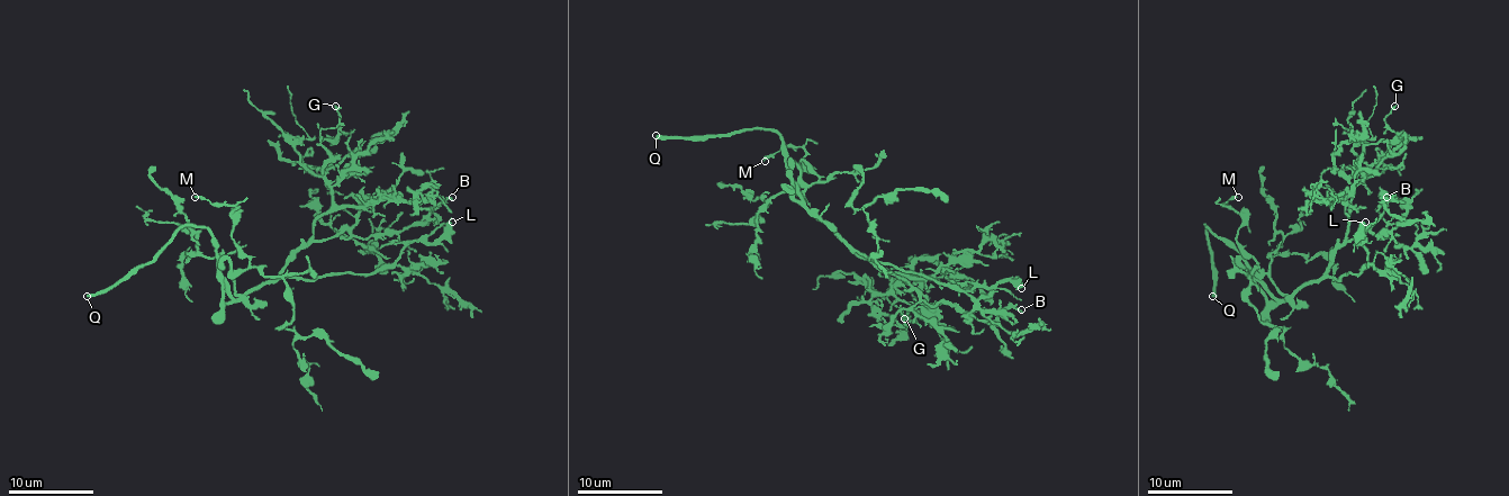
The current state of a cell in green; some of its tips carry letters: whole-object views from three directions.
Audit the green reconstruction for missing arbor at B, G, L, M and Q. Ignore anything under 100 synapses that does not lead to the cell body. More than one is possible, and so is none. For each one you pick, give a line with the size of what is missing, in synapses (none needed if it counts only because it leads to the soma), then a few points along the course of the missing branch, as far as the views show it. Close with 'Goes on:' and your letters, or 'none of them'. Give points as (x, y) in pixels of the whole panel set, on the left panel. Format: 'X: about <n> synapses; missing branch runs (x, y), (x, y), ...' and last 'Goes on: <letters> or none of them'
Goes on: Q

